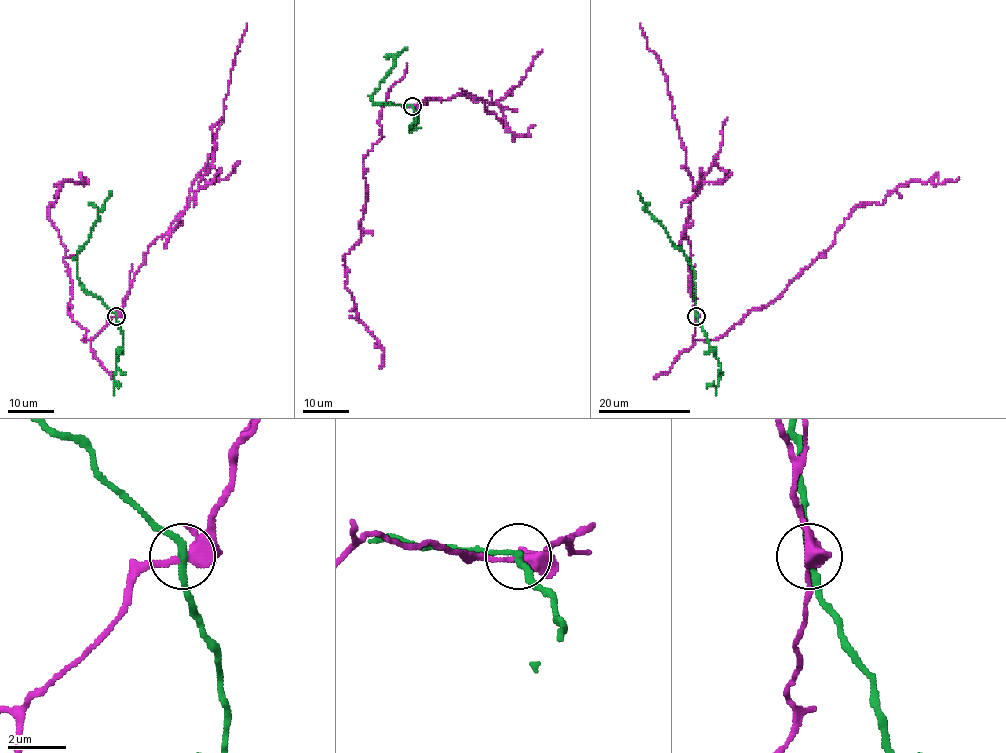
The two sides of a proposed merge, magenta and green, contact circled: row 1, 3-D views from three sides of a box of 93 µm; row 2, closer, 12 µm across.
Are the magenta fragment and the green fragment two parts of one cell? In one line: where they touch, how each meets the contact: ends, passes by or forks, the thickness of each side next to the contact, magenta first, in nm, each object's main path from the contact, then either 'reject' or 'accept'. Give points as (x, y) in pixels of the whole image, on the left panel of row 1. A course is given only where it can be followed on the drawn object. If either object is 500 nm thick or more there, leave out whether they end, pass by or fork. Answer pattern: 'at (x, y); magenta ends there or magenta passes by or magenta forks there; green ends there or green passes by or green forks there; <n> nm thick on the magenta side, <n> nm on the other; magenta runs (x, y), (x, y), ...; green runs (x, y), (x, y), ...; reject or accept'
at (116, 316); magenta forks there; green passes by; 320 nm thick on the magenta side, 200 nm on the other; magenta runs (116, 316), (84, 339), (67, 307), (66, 249), (49, 206), (64, 181), (83, 184), (84, 178); green runs (116, 316), (99, 298), (85, 291), (77, 276), (75, 260), (111, 191); reject

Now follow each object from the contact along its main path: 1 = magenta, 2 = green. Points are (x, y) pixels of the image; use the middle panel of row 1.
1: (412, 106), (380, 112), (361, 237), (344, 255), (380, 369)
2: (412, 106), (373, 103), (371, 98), (398, 53), (406, 48)

